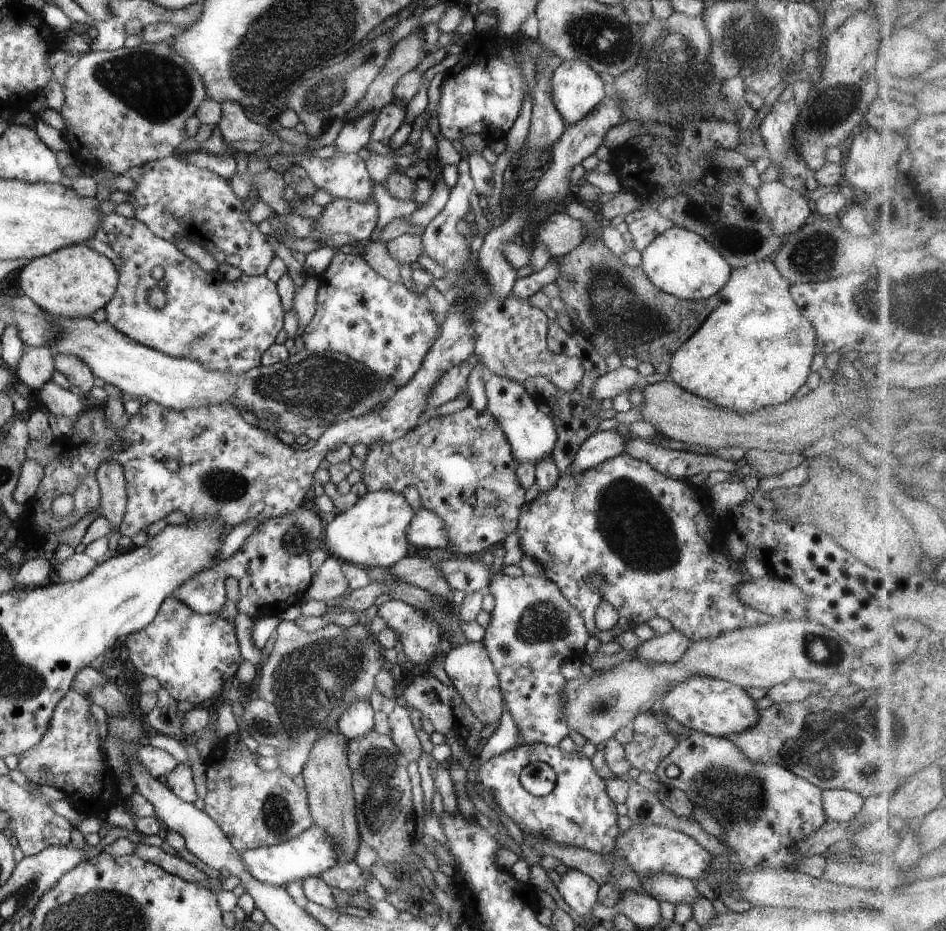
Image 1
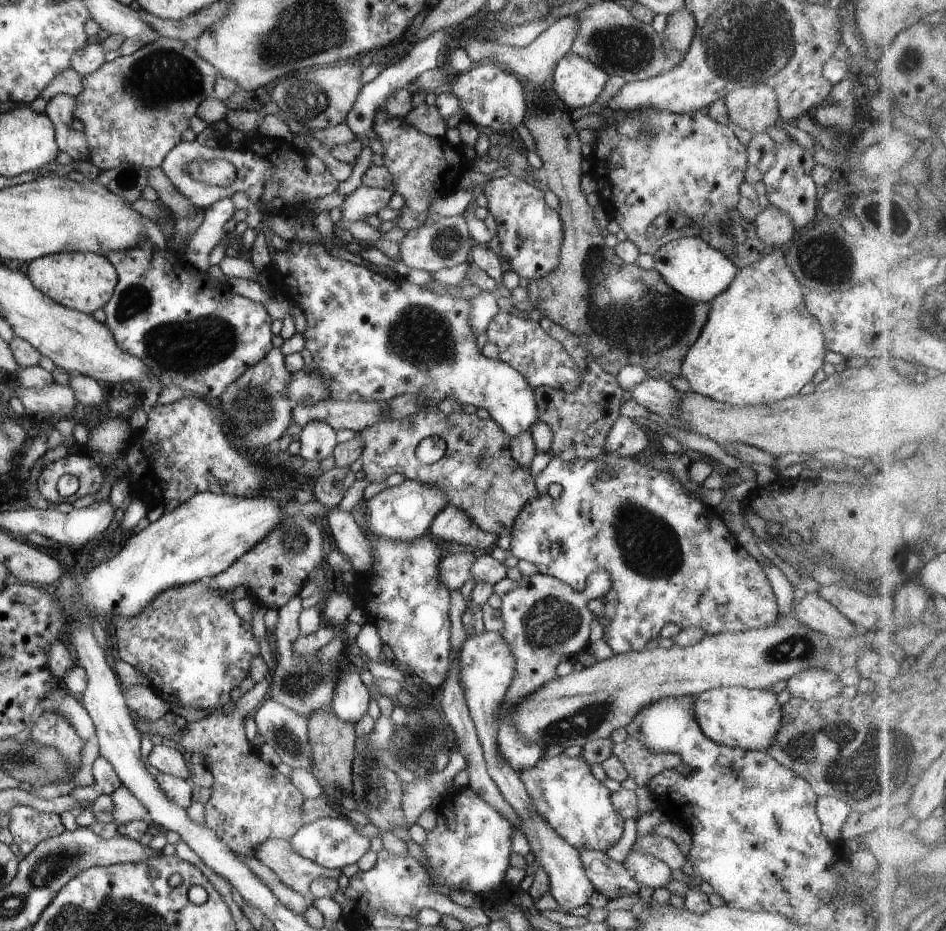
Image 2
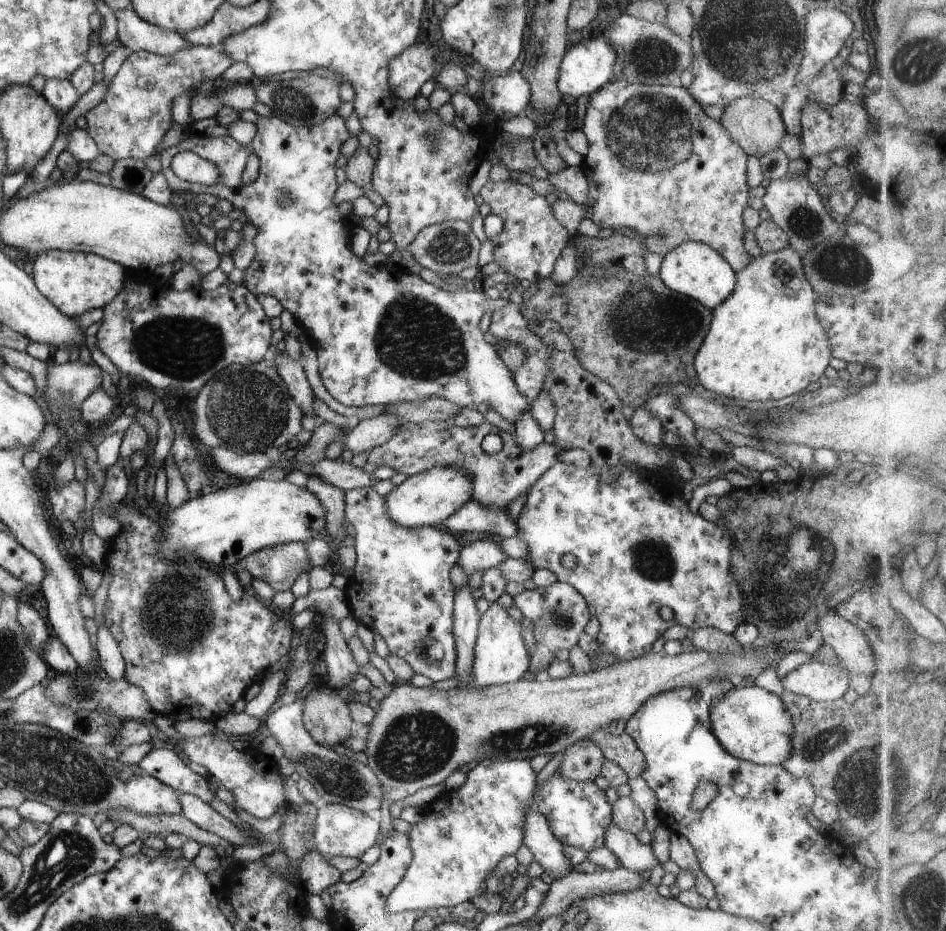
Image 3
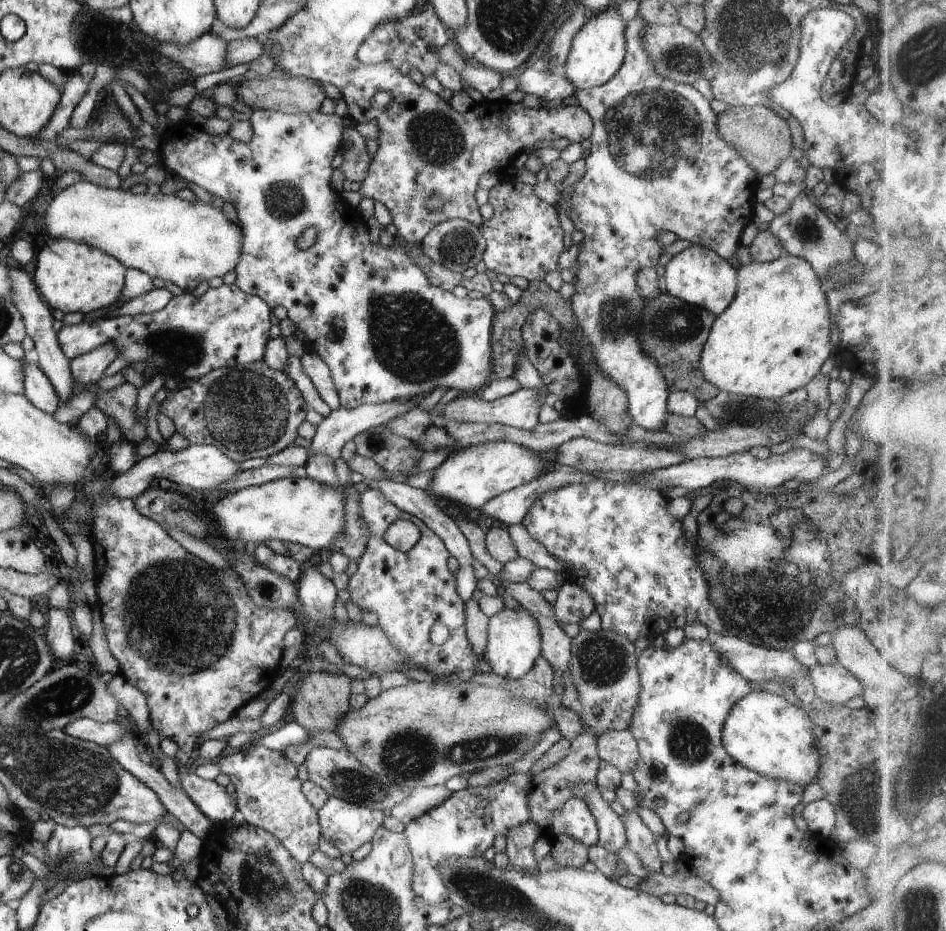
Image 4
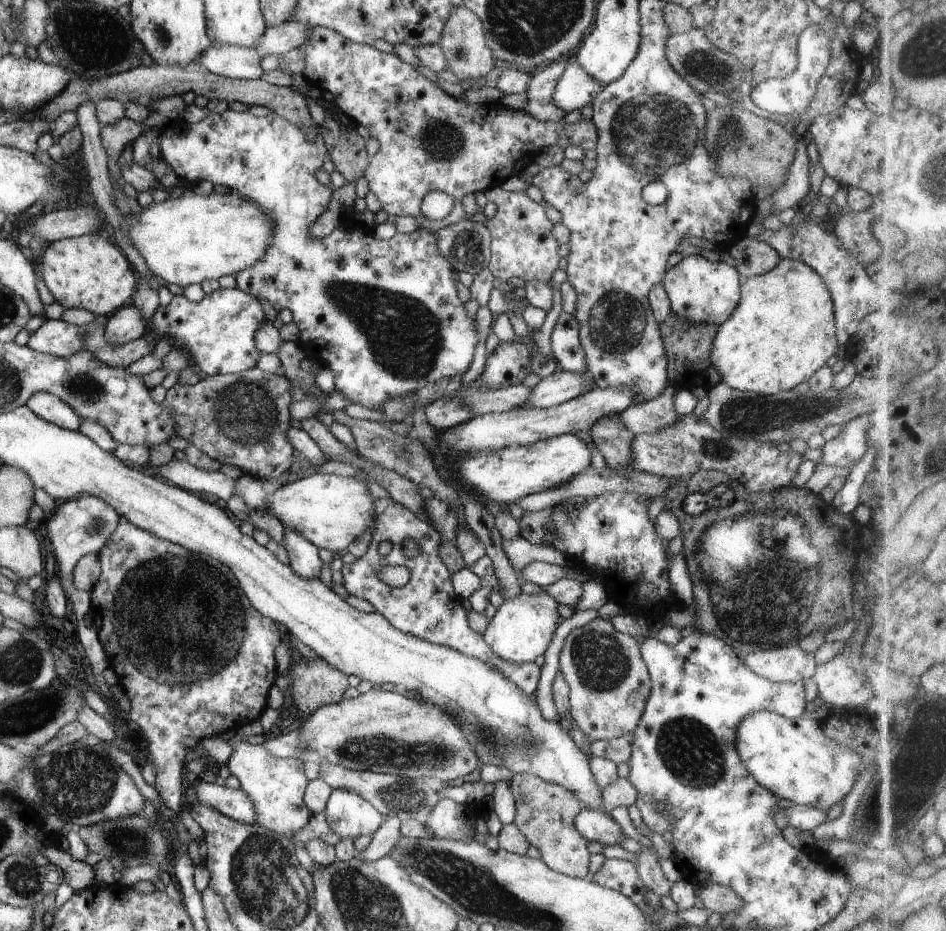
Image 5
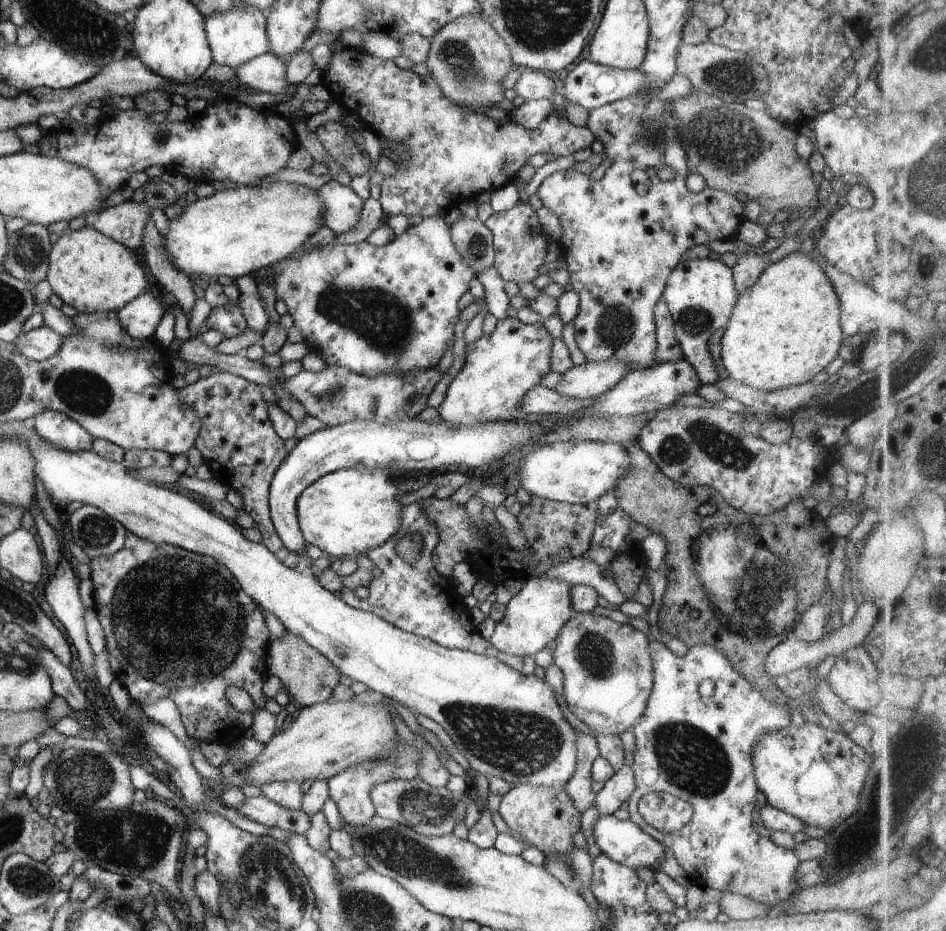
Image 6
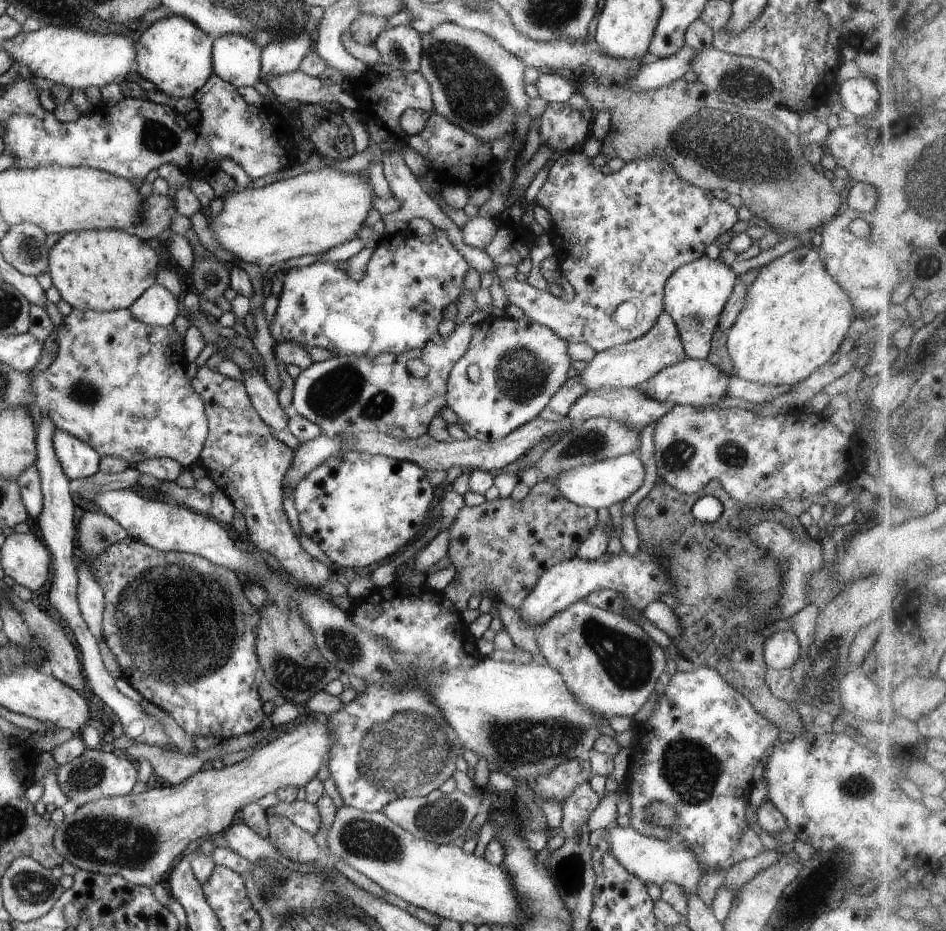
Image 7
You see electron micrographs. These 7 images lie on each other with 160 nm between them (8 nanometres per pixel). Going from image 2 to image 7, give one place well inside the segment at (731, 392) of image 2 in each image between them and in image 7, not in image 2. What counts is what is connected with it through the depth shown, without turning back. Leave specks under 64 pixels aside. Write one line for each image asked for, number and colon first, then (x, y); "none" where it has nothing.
3: (765, 342)
4: (774, 337)
5: (783, 330)
6: (785, 329)
7: (795, 317)

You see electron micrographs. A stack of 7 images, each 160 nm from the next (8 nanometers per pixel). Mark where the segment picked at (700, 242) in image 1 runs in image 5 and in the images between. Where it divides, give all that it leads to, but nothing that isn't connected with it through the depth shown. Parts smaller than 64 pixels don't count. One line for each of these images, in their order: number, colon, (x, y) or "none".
2: (692, 267)
3: (694, 269)
4: (698, 276)
5: (702, 292)

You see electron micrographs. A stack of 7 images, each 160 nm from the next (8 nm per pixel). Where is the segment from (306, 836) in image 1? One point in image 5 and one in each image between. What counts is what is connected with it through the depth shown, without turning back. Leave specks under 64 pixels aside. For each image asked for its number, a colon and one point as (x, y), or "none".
2: (333, 843)
3: (340, 831)
4: (348, 826)
5: (349, 815)

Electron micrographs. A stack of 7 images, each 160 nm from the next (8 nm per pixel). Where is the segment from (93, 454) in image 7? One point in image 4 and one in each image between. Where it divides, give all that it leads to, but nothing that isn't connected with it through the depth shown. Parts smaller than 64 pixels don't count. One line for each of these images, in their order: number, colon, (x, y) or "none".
4: (39, 389)
5: (51, 408)
6: (57, 428)

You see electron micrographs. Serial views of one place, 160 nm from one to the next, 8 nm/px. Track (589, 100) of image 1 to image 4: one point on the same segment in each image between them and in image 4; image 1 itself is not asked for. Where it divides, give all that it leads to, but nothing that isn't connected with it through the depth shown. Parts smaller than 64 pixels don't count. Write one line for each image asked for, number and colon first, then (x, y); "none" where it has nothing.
2: (577, 81)
3: (584, 69)
4: (598, 50)

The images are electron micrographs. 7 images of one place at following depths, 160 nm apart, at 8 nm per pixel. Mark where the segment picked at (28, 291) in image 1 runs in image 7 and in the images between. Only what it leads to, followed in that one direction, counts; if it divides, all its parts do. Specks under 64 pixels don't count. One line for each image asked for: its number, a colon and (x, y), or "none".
2: (82, 281)
3: (76, 282)
4: (71, 277)
5: (88, 272)
6: (89, 271)
7: (101, 270)

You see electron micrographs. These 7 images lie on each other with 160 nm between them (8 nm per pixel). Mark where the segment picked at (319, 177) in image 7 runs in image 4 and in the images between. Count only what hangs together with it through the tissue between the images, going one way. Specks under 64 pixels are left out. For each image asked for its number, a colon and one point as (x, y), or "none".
4: (187, 243)
5: (191, 239)
6: (237, 232)

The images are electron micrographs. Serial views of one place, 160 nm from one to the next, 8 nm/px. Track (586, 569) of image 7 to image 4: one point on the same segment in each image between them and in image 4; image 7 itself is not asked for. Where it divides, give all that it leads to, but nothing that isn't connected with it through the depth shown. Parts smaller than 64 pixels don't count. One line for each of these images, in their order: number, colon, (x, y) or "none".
4: (513, 640)
5: (522, 629)
6: (533, 618)

